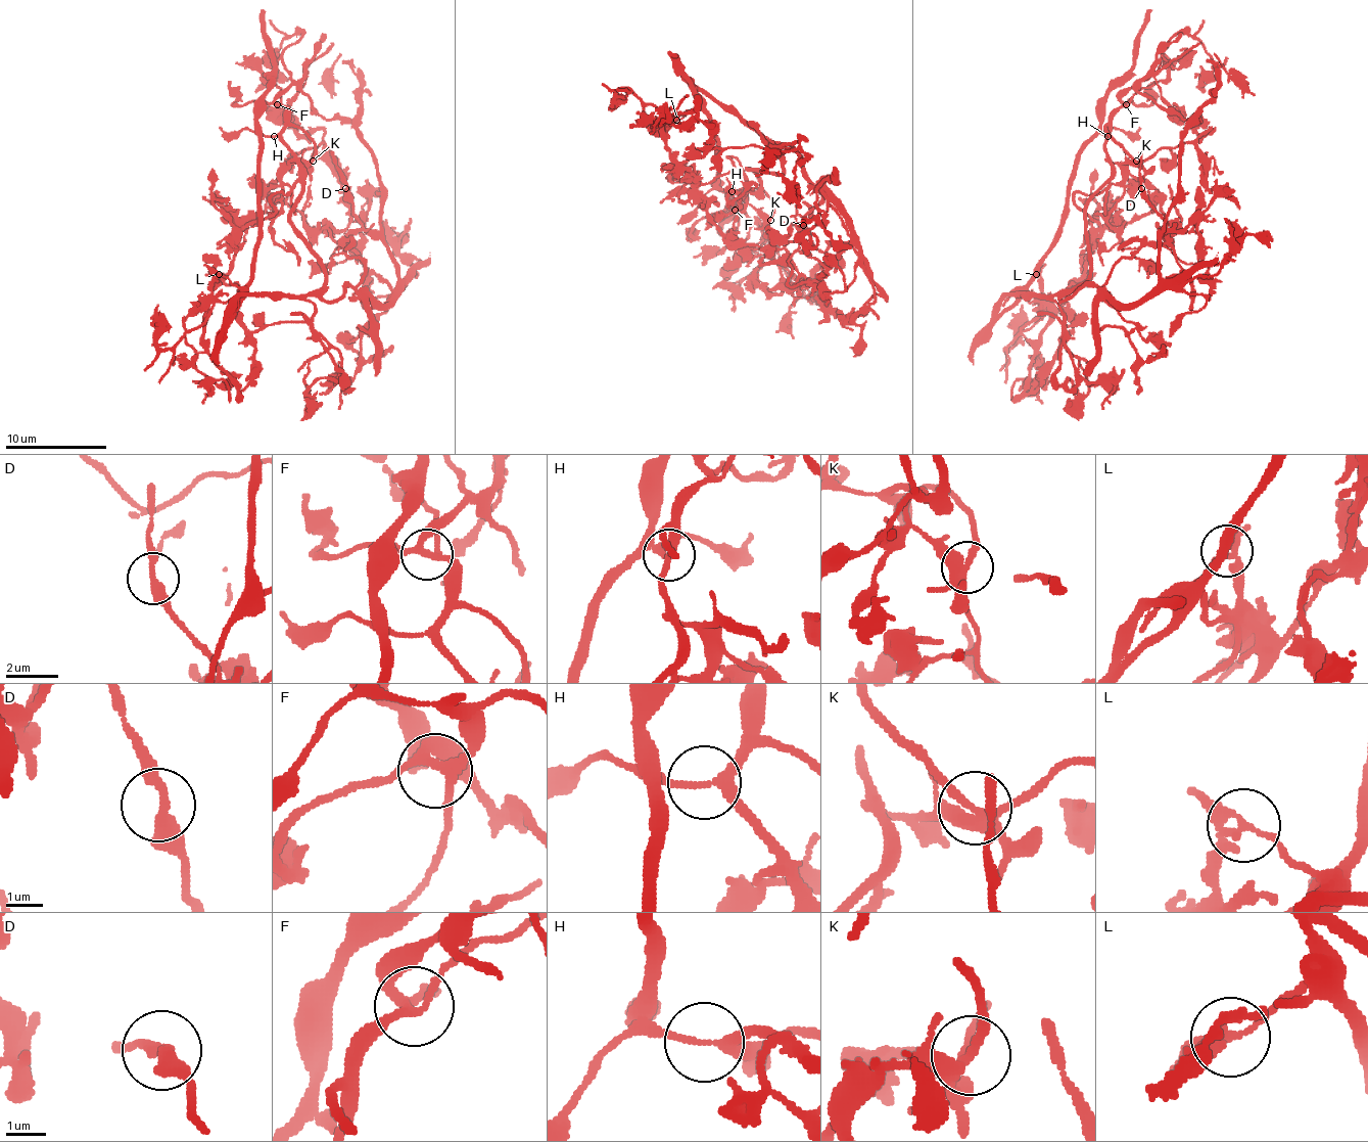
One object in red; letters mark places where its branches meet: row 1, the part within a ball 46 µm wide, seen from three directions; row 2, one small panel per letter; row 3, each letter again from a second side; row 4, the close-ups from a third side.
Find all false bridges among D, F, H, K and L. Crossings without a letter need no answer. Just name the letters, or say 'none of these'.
H, L

